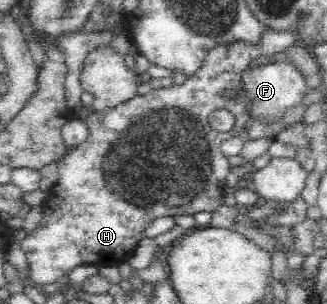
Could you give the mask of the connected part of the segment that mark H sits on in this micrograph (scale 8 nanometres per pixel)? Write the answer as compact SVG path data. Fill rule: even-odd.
M261 25L261 37L259 37L259 43L249 43L248 41L233 41L231 43L219 43L215 45L213 49L210 49L207 53L207 57L203 59L201 67L189 75L182 84L173 83L171 86L161 86L159 88L152 88L149 93L144 95L137 94L125 103L116 105L114 108L108 109L105 113L91 113L85 124L89 129L89 137L87 141L70 148L66 151L66 154L58 160L59 165L59 180L53 189L51 189L42 203L44 211L42 220L39 222L38 227L33 231L27 233L25 238L17 240L20 248L25 252L27 256L27 262L29 262L29 281L38 288L59 281L74 270L77 266L84 264L94 264L98 267L109 267L109 266L120 266L122 263L128 261L128 258L134 253L137 242L143 239L143 229L145 225L149 225L153 219L163 216L181 215L185 213L192 216L198 211L217 211L220 205L224 204L223 198L227 194L226 182L227 176L231 170L231 166L228 163L228 159L220 151L220 146L225 139L232 136L238 136L239 133L244 129L247 122L250 121L247 107L248 105L242 102L240 97L228 97L227 92L231 90L239 90L239 75L250 67L250 63L258 57L272 56L274 53L279 53L288 47L294 46L295 44L300 45L300 33L296 27L289 27L289 29L269 29L264 25ZM216 109L226 109L235 117L234 127L227 132L217 132L209 126L209 115Z

